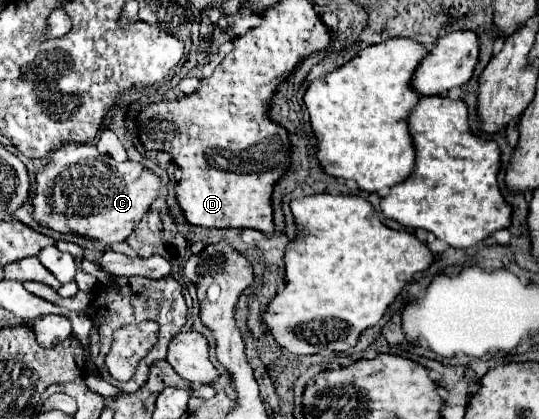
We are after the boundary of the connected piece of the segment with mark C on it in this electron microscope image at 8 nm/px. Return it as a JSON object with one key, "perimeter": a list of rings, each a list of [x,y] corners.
{"perimeter":[[[64,145],[38,169],[32,197],[32,217],[38,225],[76,233],[104,245],[128,239],[134,225],[144,217],[160,189],[160,177],[134,161],[114,161],[98,153],[94,145]]]}

